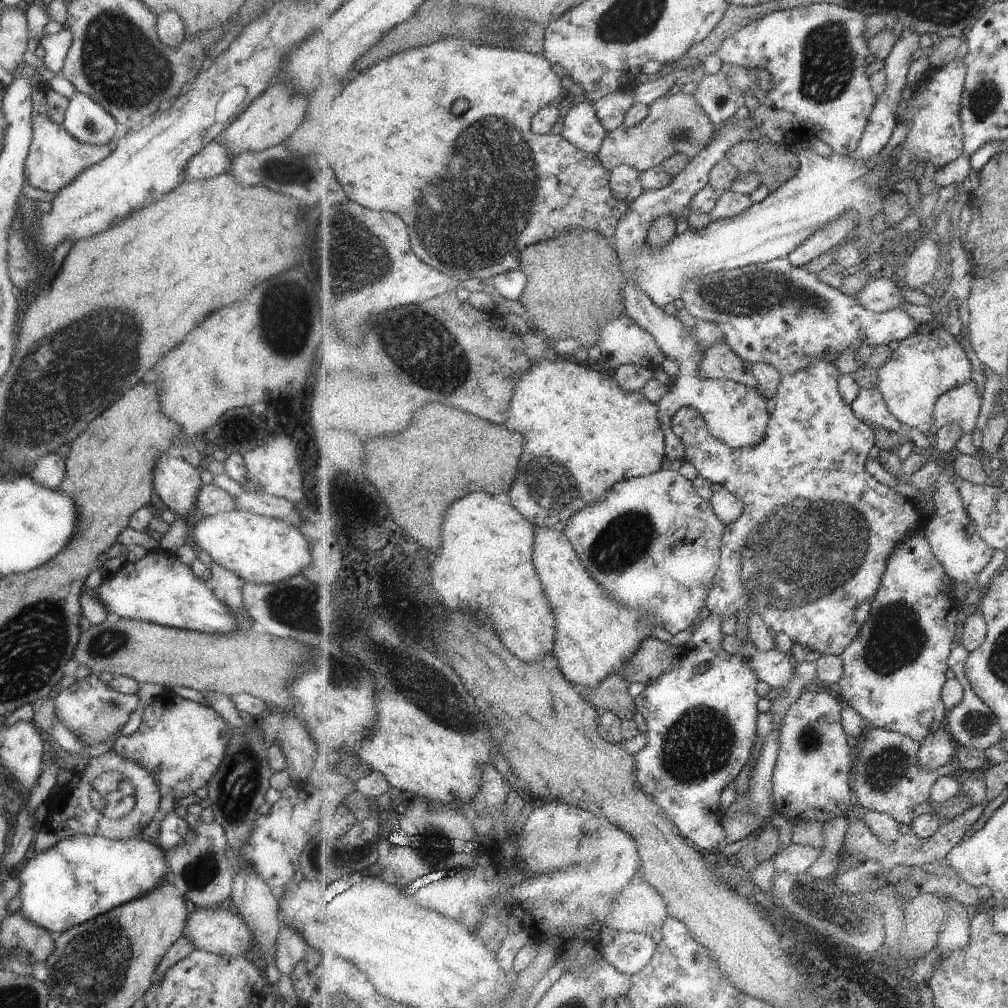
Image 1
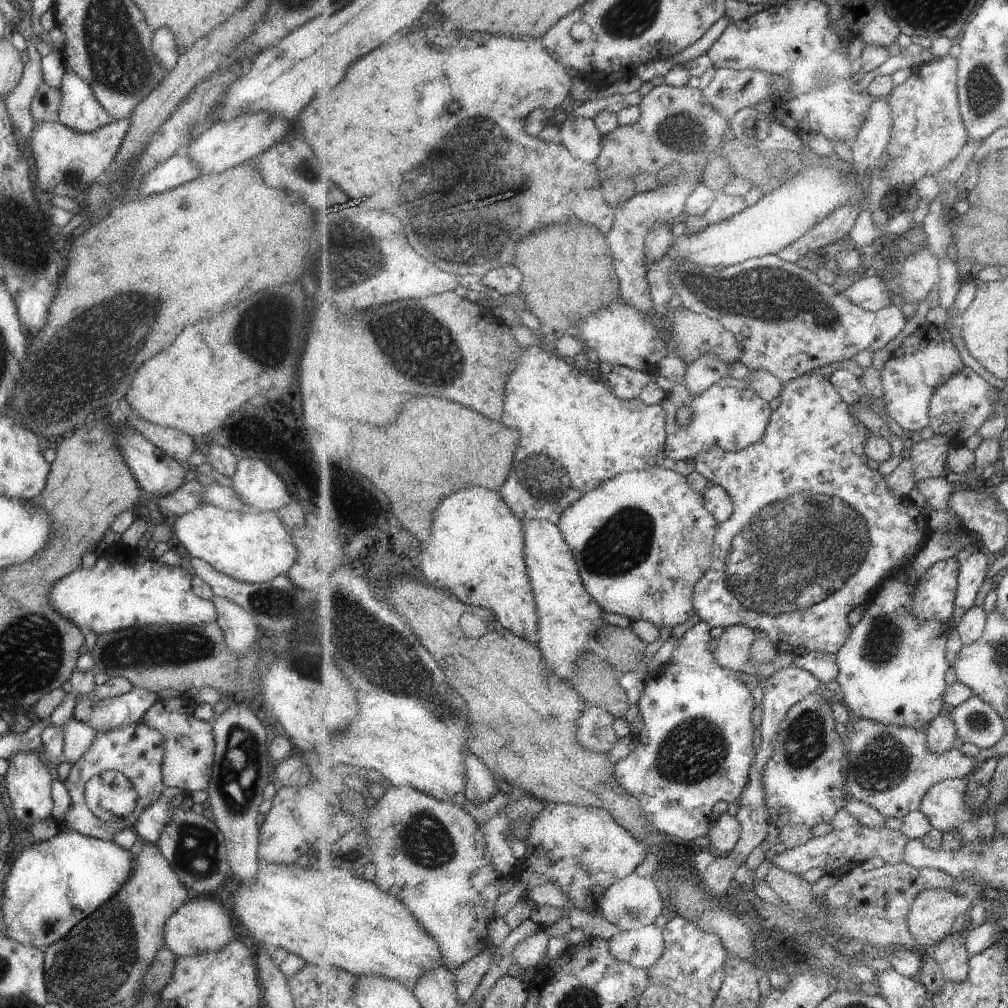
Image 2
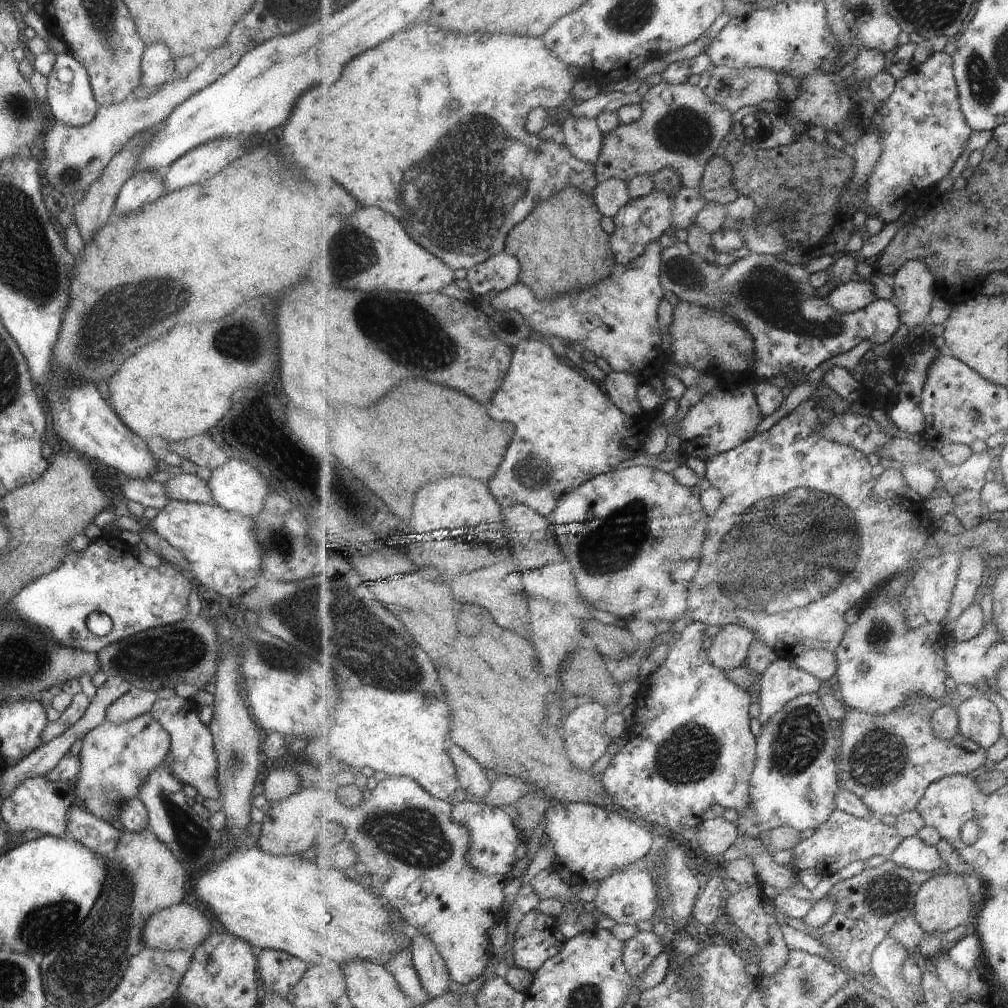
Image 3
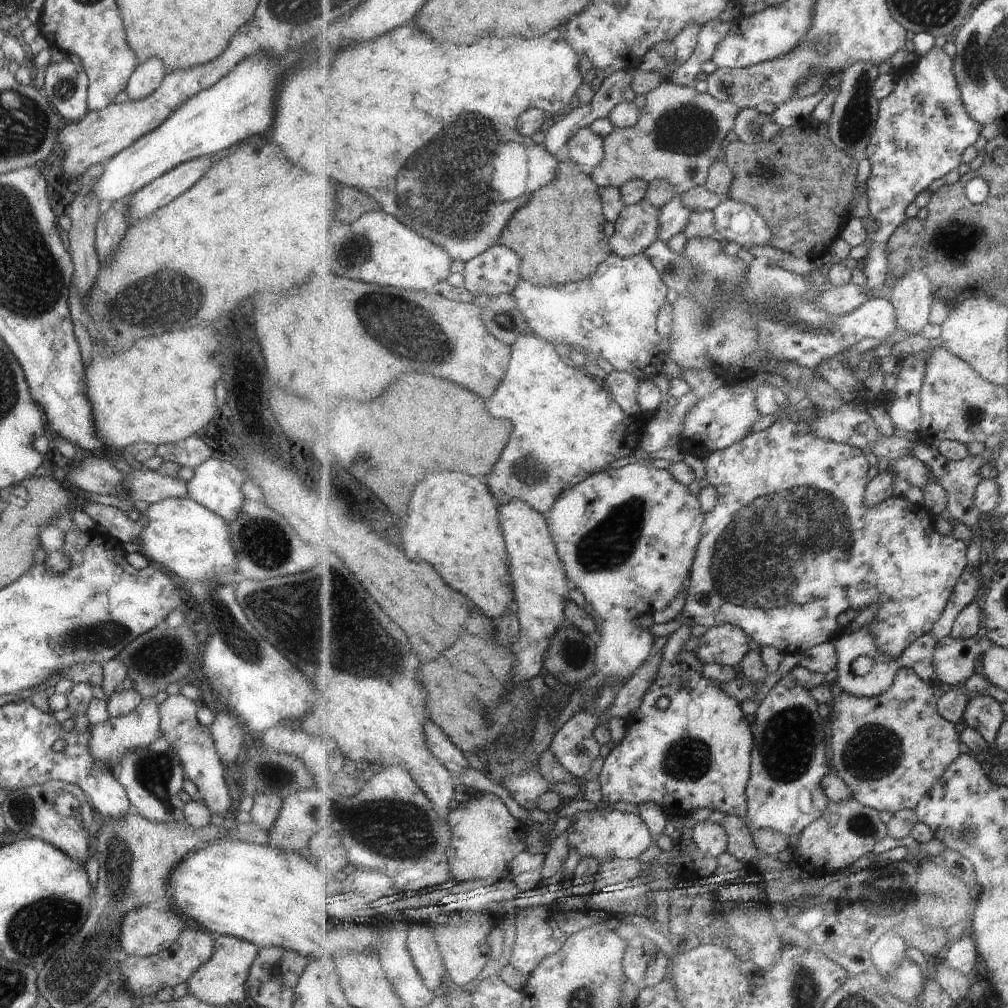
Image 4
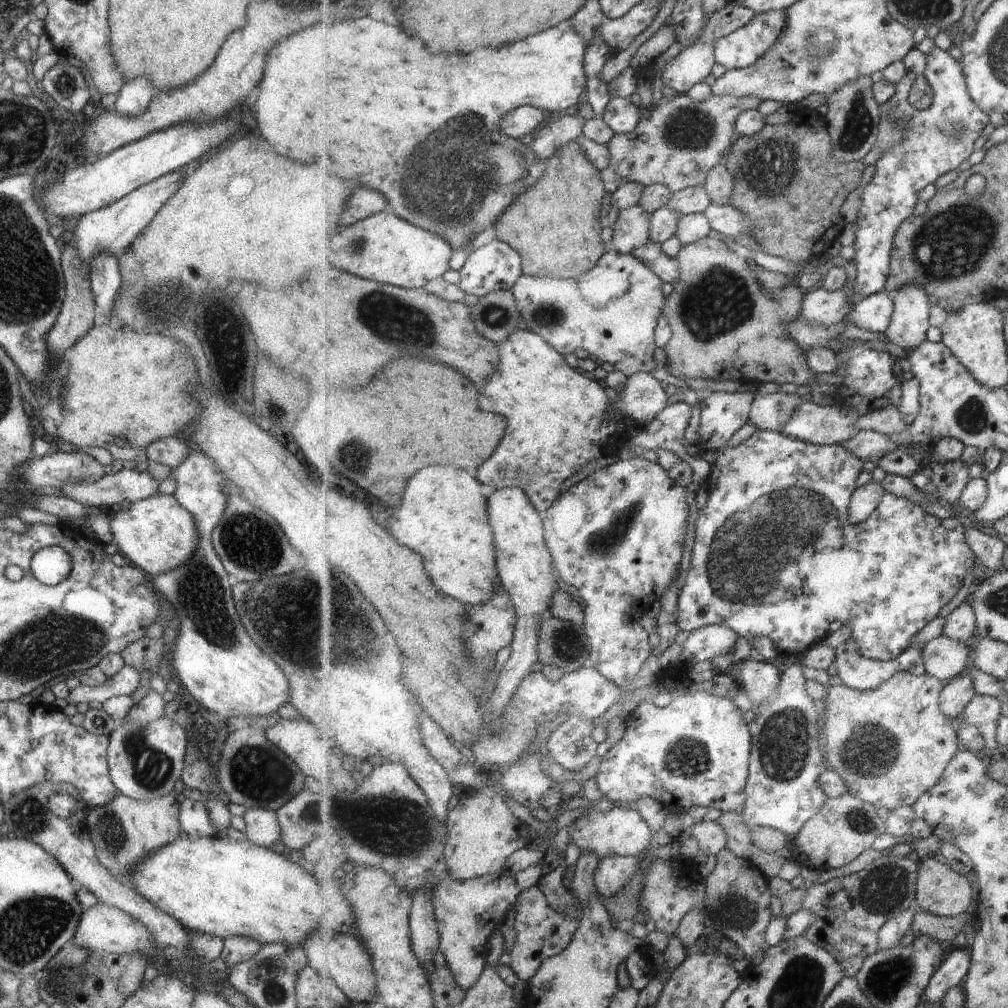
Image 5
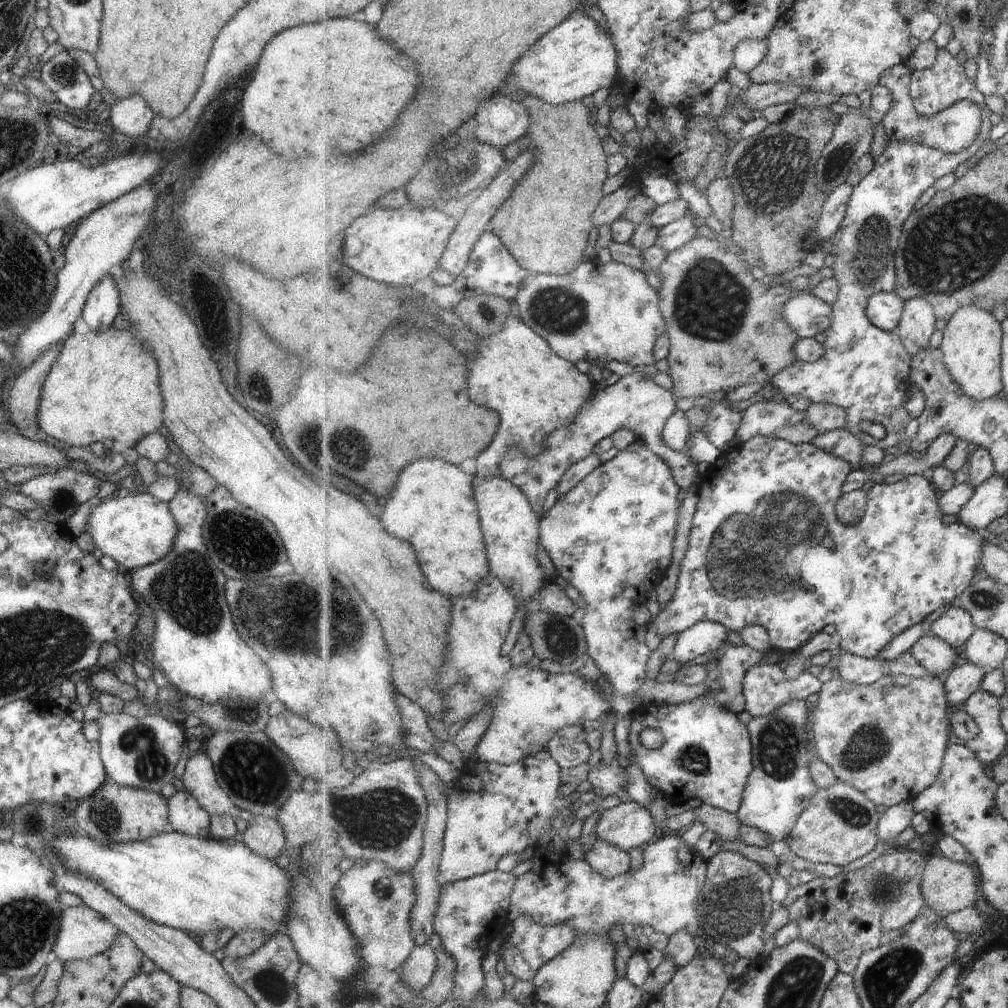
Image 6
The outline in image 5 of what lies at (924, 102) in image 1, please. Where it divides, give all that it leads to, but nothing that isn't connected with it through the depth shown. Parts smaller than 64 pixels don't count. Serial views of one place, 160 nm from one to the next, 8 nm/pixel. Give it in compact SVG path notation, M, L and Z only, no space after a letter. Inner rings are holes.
M933 47L926 54L928 63L924 72L926 82L931 86L933 92L932 104L928 109L917 110L909 102L909 92L915 82L915 71L908 71L907 76L898 84L898 91L886 102L880 105L883 117L894 117L897 123L904 129L902 139L891 147L890 151L884 152L882 157L875 164L874 176L865 186L861 195L861 207L855 224L858 226L855 233L856 240L853 243L855 248L855 267L857 270L852 290L855 296L861 294L865 297L877 294L885 290L890 276L891 249L894 248L894 241L899 227L909 217L915 214L917 204L917 193L929 184L935 184L943 174L958 170L959 166L969 160L969 156L975 152L975 142L983 136L983 130L989 124L989 116L971 98L966 76L963 72L961 61L955 60L948 51Z

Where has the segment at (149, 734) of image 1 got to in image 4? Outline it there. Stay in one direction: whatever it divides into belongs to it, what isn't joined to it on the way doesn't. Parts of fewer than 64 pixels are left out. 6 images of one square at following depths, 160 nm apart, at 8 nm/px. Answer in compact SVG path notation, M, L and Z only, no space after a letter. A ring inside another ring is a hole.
M180 693L167 695L167 698L158 704L159 728L162 736L179 757L184 780L190 780L196 786L198 797L203 799L210 814L222 815L230 803L227 787L223 781L224 766L215 752L208 727L199 724L196 719L196 709L197 706Z

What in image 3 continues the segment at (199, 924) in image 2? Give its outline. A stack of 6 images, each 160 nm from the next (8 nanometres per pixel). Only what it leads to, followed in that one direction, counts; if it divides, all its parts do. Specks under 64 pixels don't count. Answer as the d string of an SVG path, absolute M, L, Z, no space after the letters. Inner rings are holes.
M187 902L153 913L142 927L144 946L160 951L193 949L211 934L209 920Z

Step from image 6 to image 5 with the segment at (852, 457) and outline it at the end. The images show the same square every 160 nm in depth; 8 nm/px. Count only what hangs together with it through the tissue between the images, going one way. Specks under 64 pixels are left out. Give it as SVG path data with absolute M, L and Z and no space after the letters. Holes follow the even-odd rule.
M859 431L842 445L860 459L875 463L900 447L895 439L877 431Z

